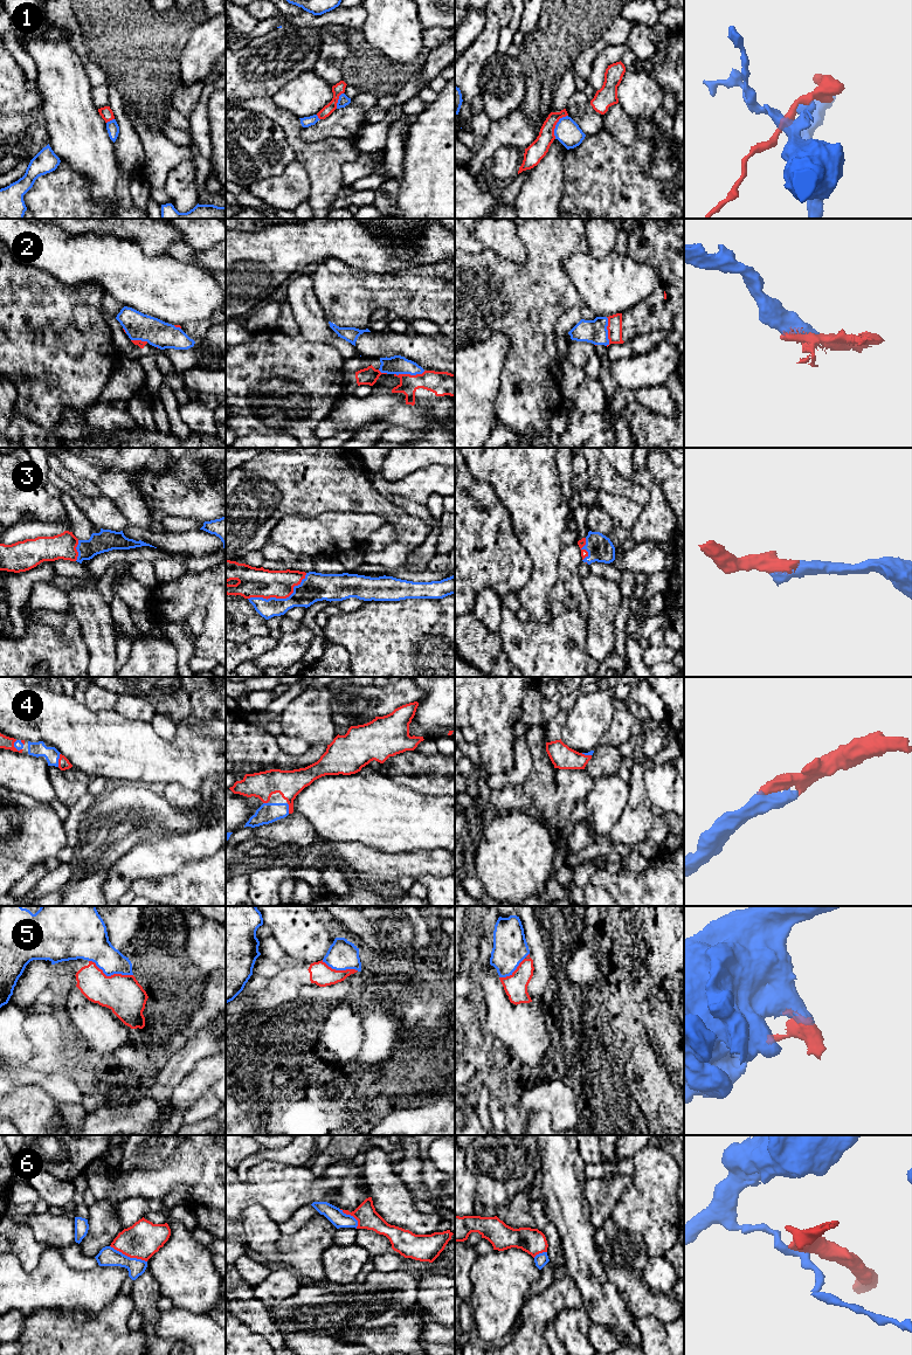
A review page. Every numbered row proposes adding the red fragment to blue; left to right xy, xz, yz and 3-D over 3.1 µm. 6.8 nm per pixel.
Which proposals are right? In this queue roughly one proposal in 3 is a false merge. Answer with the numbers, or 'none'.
2, 3, 4

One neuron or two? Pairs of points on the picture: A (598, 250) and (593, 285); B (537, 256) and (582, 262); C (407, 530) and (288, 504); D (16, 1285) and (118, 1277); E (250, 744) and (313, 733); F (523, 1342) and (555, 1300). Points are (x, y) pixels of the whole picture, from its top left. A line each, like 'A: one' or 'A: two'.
A: two
B: two
C: one
D: one
E: two
F: one

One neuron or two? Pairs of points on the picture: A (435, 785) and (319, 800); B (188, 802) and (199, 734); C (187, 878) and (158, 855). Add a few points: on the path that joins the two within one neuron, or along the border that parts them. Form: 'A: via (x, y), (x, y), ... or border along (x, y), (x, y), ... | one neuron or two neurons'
A: border along (387, 774), (399, 785), (419, 793), (436, 795) | two neurons
B: border along (164, 785), (179, 782), (199, 792) | two neurons
C: border along (202, 858), (188, 861), (172, 875), (151, 878) | two neurons

